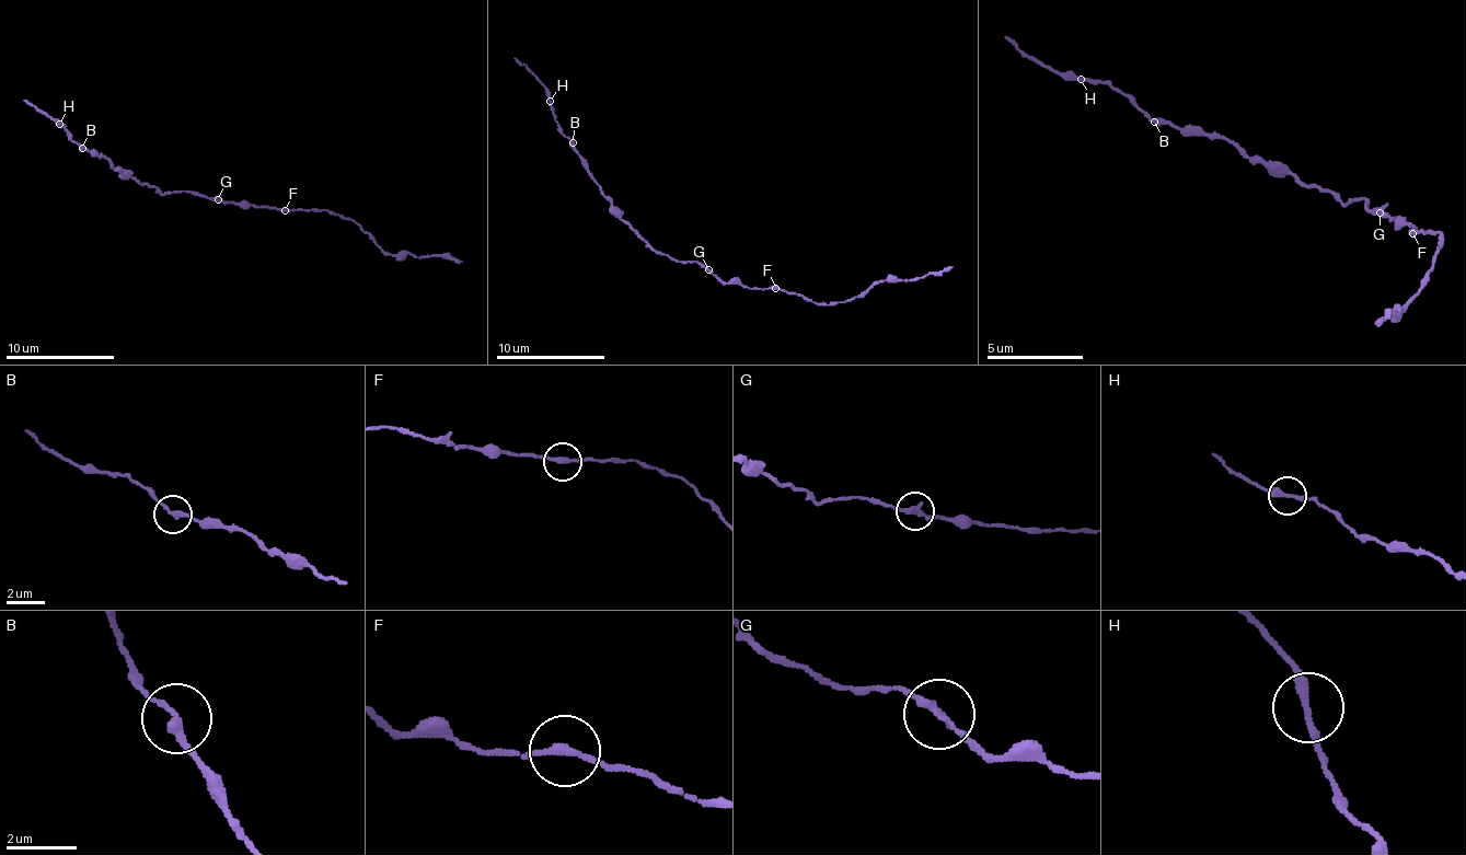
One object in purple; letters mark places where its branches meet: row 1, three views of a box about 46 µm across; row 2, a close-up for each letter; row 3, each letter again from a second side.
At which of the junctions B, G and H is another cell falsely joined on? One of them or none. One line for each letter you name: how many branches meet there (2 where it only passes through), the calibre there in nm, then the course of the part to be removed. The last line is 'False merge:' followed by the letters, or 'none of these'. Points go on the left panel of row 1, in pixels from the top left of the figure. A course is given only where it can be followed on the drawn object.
False merge: none of these

